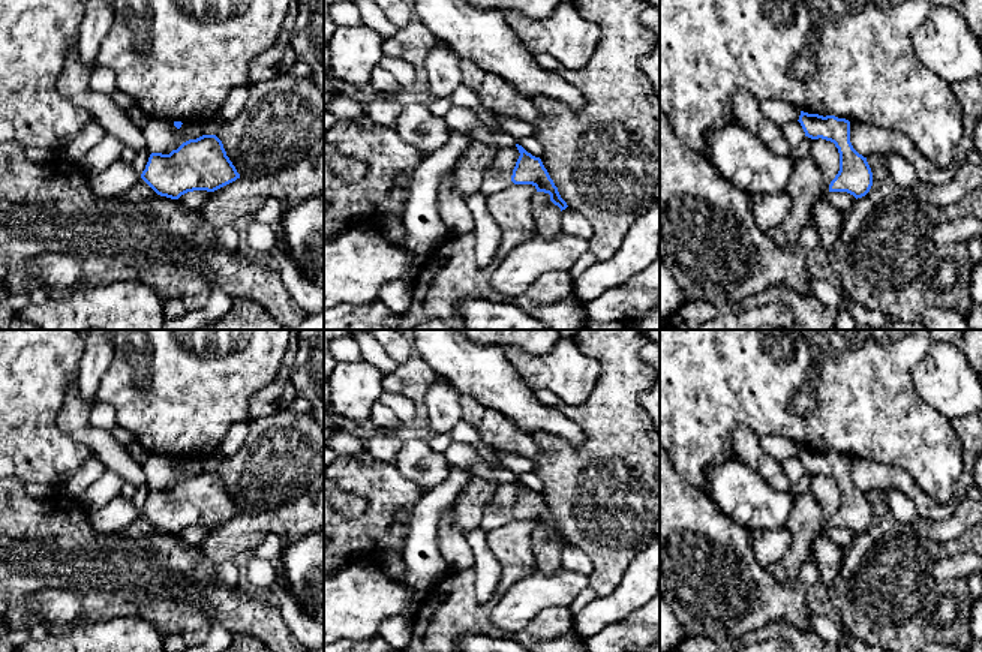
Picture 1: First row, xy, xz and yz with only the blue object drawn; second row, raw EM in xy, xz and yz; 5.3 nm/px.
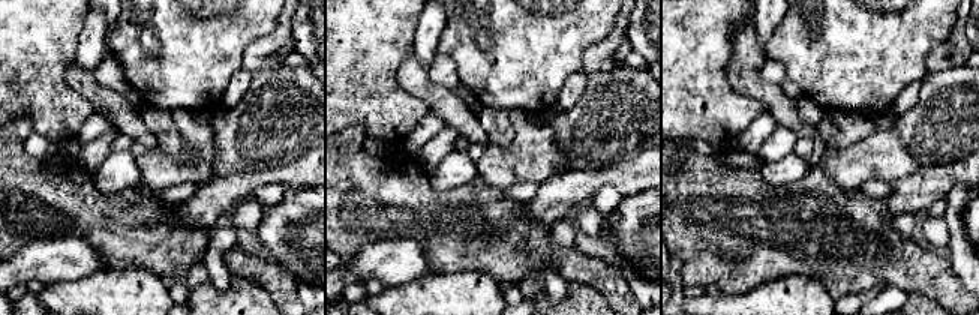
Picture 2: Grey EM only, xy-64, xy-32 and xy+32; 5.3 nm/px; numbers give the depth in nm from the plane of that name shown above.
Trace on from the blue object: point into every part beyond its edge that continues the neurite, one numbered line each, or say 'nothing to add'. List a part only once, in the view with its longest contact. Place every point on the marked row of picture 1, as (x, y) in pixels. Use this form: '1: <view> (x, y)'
nothing to add

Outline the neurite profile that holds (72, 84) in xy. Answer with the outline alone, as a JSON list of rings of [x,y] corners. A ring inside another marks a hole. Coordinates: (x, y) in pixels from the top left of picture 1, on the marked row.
[[[76,48],[69,49],[66,64],[55,84],[57,93],[67,102],[85,109],[106,132],[135,151],[147,148],[142,129],[136,127],[112,96],[93,91],[88,85],[91,70],[81,63]]]

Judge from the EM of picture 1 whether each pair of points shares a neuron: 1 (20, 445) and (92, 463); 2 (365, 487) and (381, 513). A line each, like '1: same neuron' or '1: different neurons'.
1: different neurons
2: same neuron

